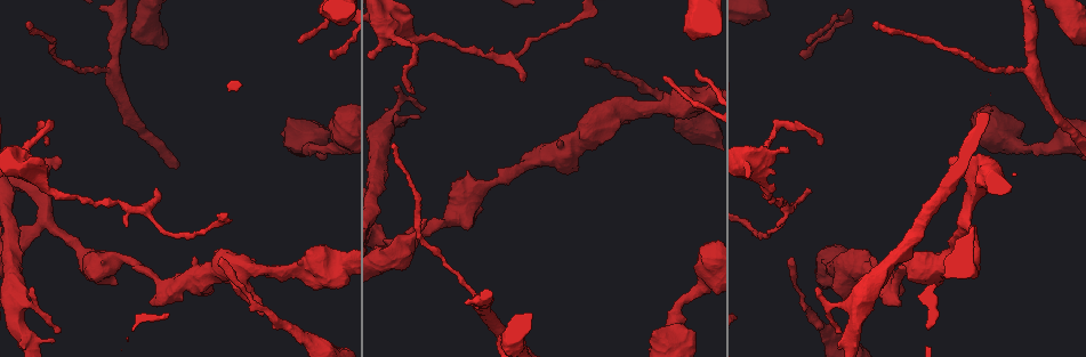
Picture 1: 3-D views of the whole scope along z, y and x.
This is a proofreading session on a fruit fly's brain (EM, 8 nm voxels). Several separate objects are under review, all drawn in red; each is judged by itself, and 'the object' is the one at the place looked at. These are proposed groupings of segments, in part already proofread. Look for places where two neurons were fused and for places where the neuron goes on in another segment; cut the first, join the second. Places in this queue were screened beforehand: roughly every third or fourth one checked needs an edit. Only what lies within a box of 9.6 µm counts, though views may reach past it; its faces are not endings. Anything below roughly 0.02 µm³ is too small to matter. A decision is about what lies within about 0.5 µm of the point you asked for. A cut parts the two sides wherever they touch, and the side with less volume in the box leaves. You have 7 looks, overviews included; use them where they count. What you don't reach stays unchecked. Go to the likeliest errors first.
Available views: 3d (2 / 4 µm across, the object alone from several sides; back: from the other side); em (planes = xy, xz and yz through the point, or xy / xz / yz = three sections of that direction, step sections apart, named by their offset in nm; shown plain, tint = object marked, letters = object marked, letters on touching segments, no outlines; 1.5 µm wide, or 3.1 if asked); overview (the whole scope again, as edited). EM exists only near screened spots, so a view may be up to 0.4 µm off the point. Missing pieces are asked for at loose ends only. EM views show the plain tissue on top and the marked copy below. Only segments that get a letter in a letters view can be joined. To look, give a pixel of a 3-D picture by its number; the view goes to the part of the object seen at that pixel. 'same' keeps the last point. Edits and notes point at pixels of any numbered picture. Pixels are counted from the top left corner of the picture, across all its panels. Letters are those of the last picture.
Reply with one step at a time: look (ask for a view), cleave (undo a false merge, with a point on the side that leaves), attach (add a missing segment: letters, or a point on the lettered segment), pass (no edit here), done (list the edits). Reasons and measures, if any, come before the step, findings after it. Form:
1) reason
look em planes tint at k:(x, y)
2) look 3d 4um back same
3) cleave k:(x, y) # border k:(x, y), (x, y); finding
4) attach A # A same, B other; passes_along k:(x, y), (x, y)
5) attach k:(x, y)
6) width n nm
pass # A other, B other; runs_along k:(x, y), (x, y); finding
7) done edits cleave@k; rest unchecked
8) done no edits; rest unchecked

tapers out
look em planes letters at 1:(876, 24)

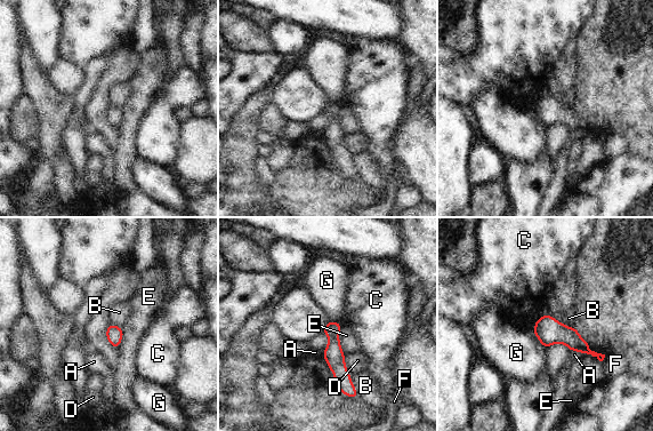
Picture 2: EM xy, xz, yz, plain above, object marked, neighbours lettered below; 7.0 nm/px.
width 110 nm
pass # A other, B other, C other, D other, E other, F other, G other; runs_along 2:(537, 326), (567, 335), (601, 357); none of them fits

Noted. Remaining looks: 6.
free end
look 3d 2um at 1:(697, 68)

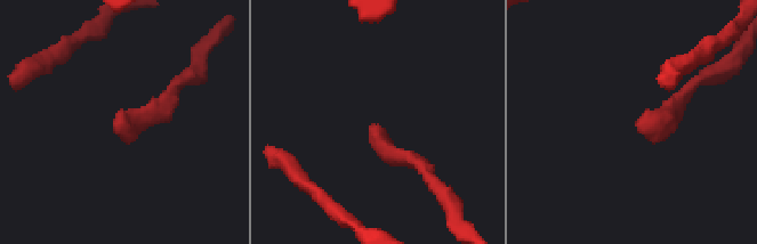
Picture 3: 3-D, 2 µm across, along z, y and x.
now the EM
look em planes letters at 3:(373, 126)

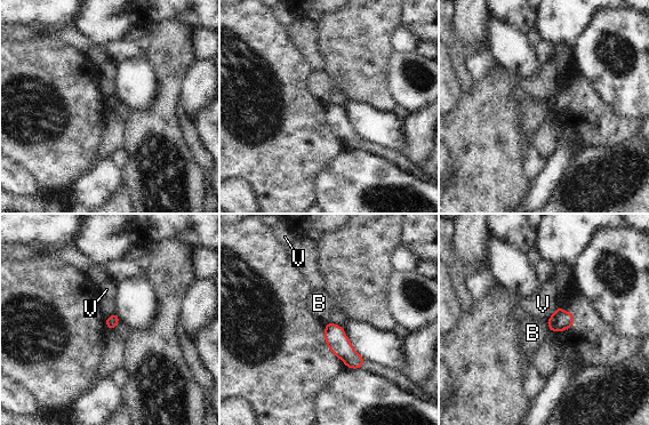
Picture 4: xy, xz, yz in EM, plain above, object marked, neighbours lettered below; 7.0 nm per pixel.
pass # B other, V other; border 4:(545, 321), (550, 329); none of them fits

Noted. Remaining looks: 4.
sudden change in width
look em planes letters at 1:(51, 190)

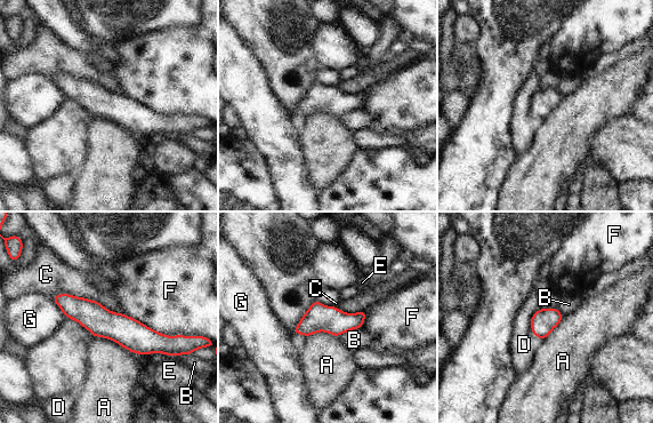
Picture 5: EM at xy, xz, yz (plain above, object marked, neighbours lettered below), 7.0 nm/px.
pass # A other, B other, C other, D other, E other, F other, G other; runs_along 5:(56, 298), (138, 338), (175, 338); one neuron here

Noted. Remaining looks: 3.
done no edits; rest unchecked

